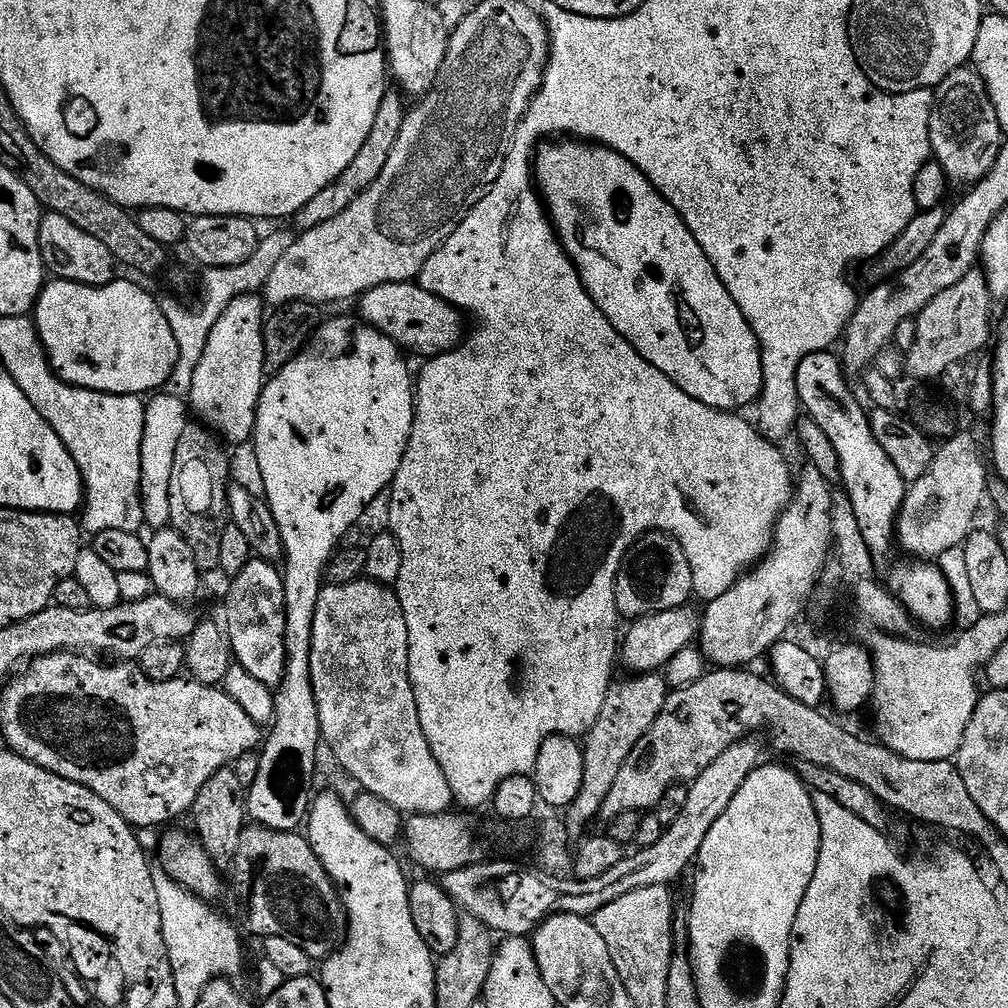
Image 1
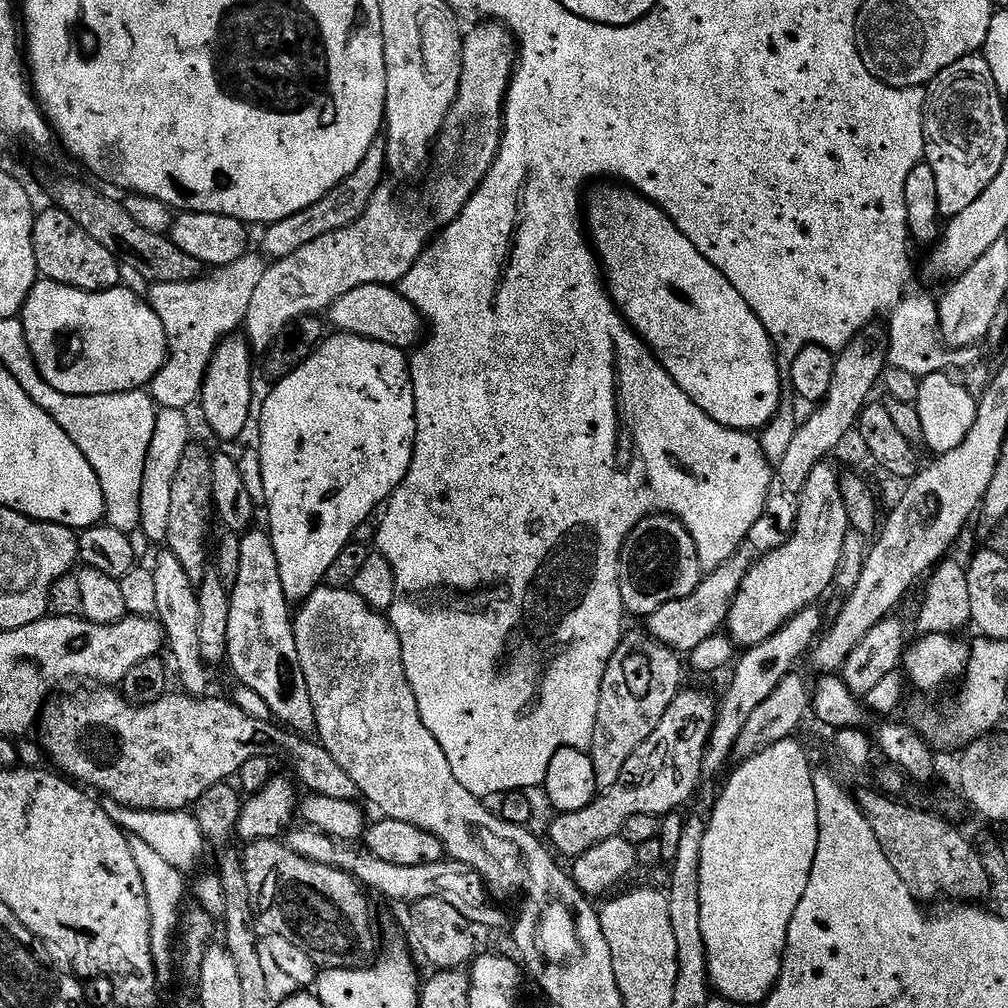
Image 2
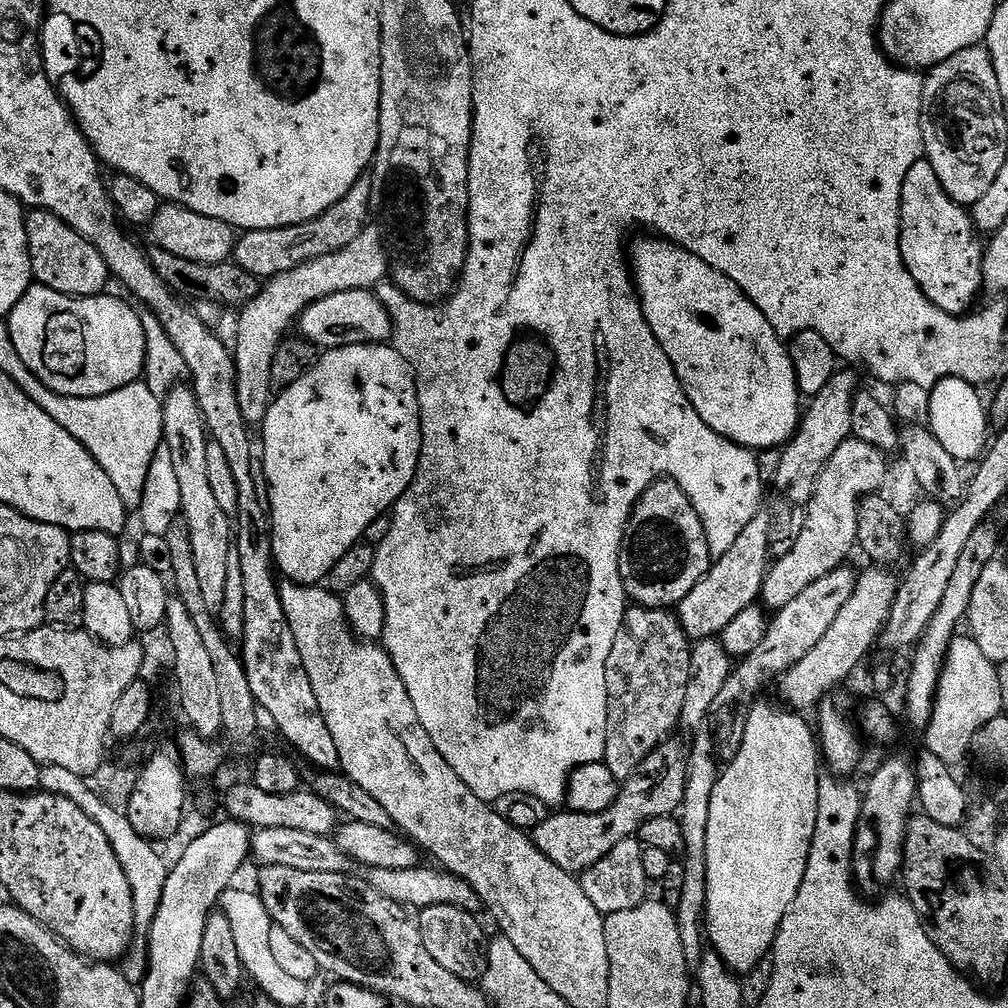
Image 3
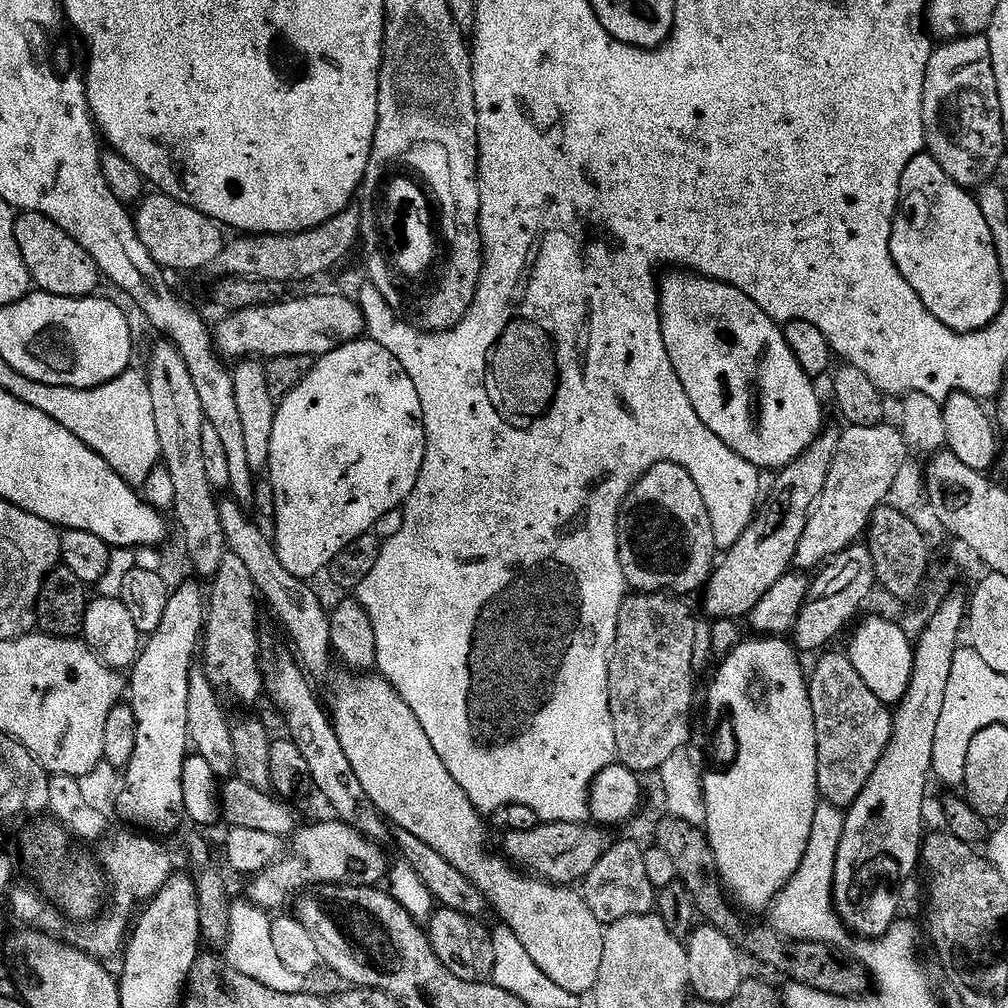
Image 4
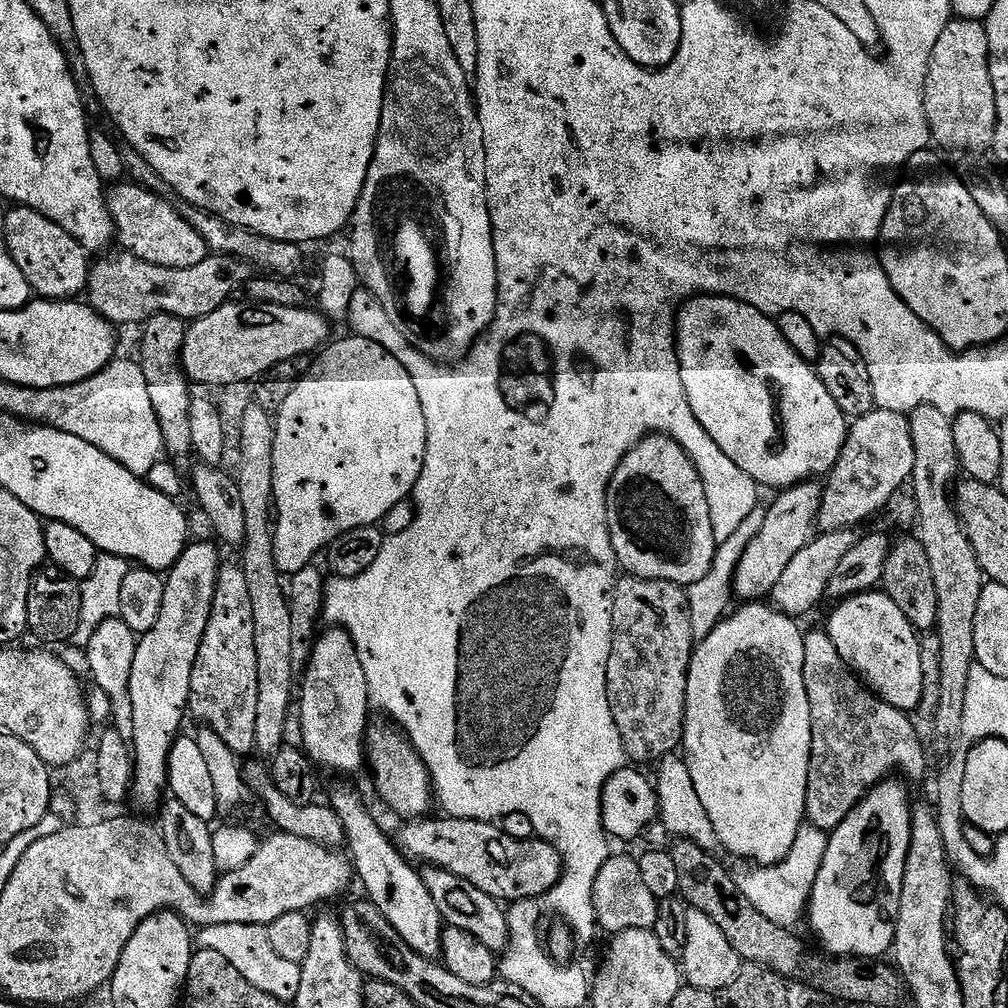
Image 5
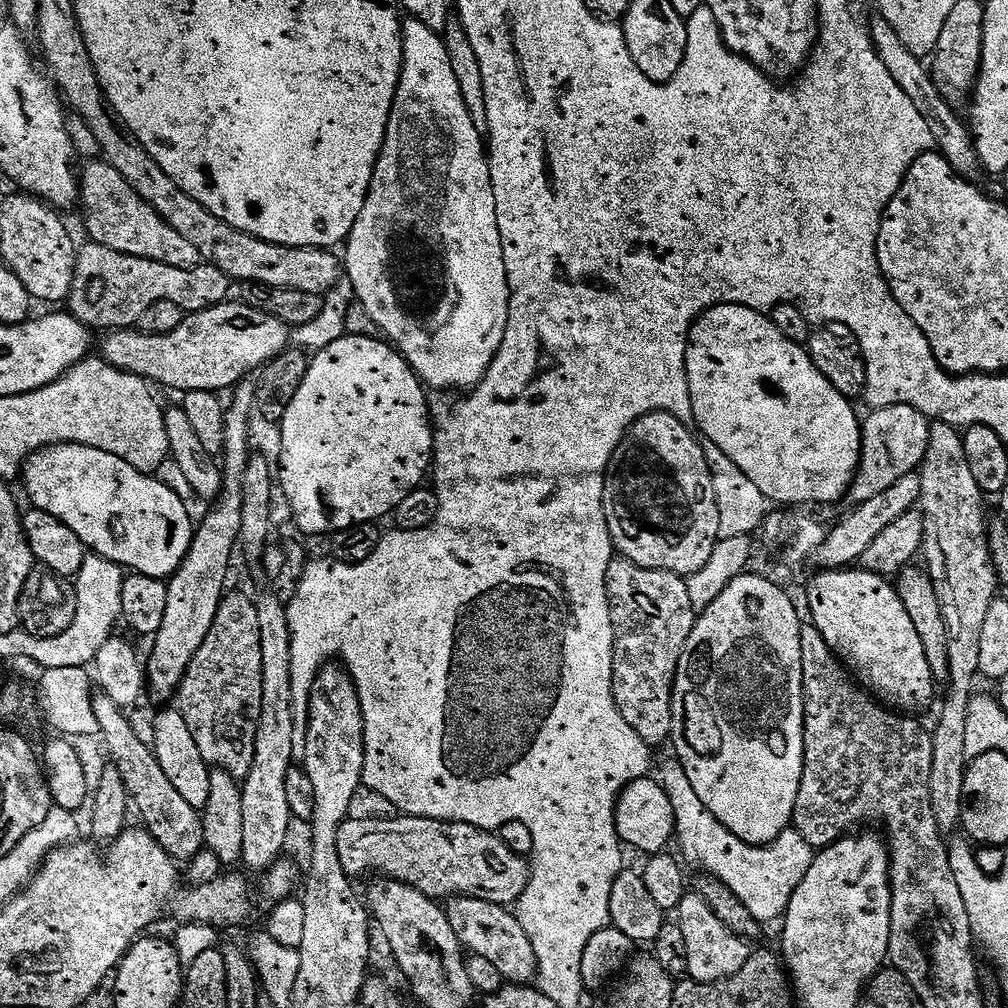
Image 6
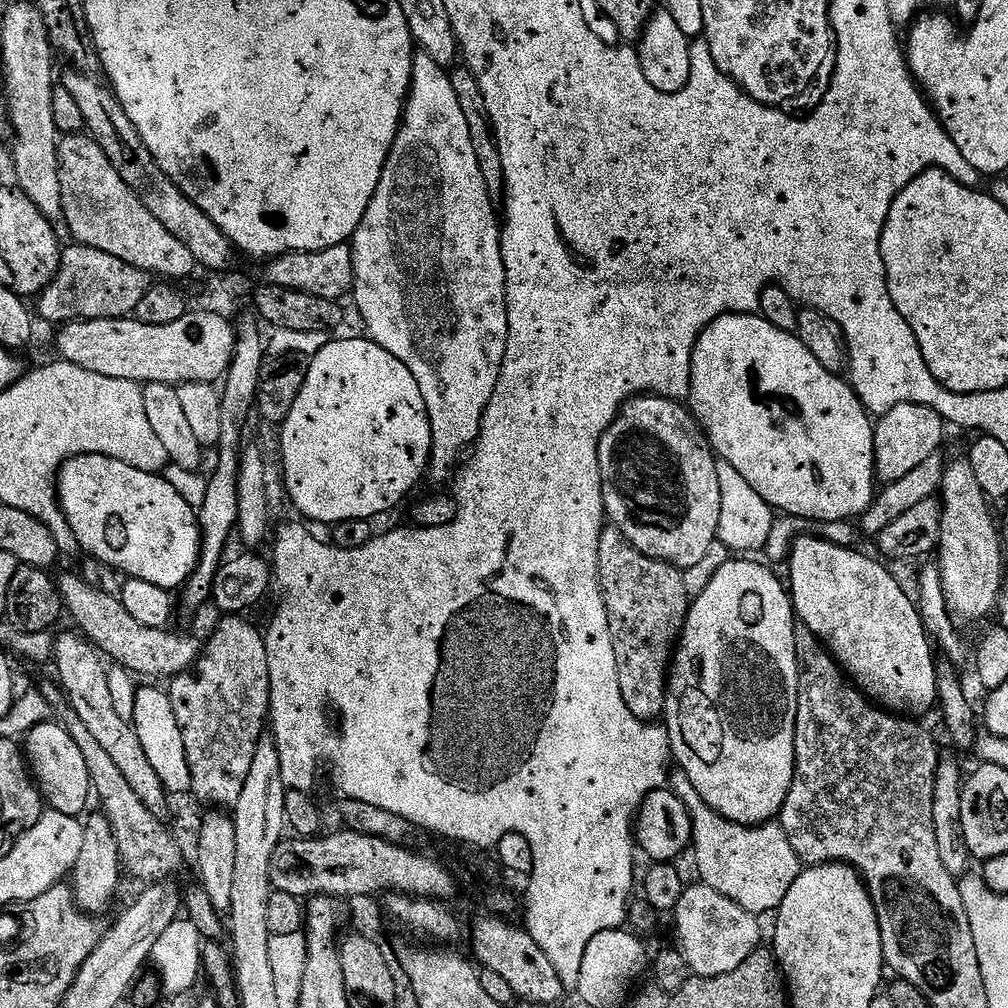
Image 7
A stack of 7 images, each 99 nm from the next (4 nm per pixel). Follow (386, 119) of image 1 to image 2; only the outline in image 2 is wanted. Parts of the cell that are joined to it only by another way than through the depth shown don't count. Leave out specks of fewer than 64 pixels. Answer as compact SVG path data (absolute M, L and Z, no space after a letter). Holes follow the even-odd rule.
M380 138L370 146L366 158L358 162L358 170L354 170L354 174L334 186L334 190L330 190L318 202L314 202L314 206L298 210L298 214L290 214L290 218L282 218L276 224L267 225L263 229L263 255L273 261L281 260L294 254L294 250L302 250L302 246L310 246L310 242L318 242L318 238L342 230L362 218L366 206L370 206L370 198L374 198L376 191L385 183L387 166L388 142L387 139Z

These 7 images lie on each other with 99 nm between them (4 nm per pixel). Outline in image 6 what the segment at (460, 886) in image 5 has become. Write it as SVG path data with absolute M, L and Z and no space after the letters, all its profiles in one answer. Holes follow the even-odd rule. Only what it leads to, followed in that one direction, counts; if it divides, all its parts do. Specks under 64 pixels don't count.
M457 895L445 903L444 909L465 951L488 959L507 983L528 984L535 979L538 962L534 958L534 948L513 911L505 905L486 902L484 899Z

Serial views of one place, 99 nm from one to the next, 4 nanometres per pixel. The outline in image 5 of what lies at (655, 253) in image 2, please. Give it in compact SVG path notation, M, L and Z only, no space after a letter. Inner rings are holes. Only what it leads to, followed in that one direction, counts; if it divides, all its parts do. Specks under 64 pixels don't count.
M693 296L692 299L686 300L680 305L676 318L676 353L680 359L682 386L686 386L686 398L690 398L690 410L694 410L694 418L698 418L698 422L704 427L706 434L710 434L710 438L714 438L714 442L718 442L722 454L726 454L726 458L730 458L730 462L734 462L734 466L738 466L738 470L746 470L746 474L750 474L750 478L754 478L761 489L793 488L804 480L824 478L831 472L832 467L838 462L838 454L842 454L842 446L848 437L849 417L844 416L842 410L838 410L838 402L834 402L830 390L826 390L815 367L798 354L794 354L790 342L786 342L786 338L782 338L782 330L778 330L773 317L762 314L754 306L737 300L734 296Z

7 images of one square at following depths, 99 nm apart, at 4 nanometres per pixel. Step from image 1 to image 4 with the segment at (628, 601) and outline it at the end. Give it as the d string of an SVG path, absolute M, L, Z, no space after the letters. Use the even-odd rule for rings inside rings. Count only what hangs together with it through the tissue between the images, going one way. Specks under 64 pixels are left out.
M662 462L646 470L626 494L616 515L616 541L625 585L636 592L699 593L707 585L718 560L718 545L714 542L710 514L706 502L702 502L700 487L674 462Z

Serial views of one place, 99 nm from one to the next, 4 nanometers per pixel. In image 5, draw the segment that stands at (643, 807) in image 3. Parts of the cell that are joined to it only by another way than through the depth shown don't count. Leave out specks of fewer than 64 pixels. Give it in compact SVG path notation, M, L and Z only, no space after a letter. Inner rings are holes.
M409 819L394 837L400 851L417 865L441 868L466 879L494 900L532 902L543 898L564 872L564 860L547 840L510 838L503 827L487 820L432 819Z

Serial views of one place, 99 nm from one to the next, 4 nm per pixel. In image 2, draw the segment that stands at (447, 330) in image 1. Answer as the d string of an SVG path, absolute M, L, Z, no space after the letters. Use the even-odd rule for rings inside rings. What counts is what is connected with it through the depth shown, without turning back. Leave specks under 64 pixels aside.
M367 284L342 294L327 309L327 319L337 333L361 336L367 340L377 340L401 350L412 350L421 343L426 325L419 310L395 287L386 284ZM329 316L329 317L328 317Z

